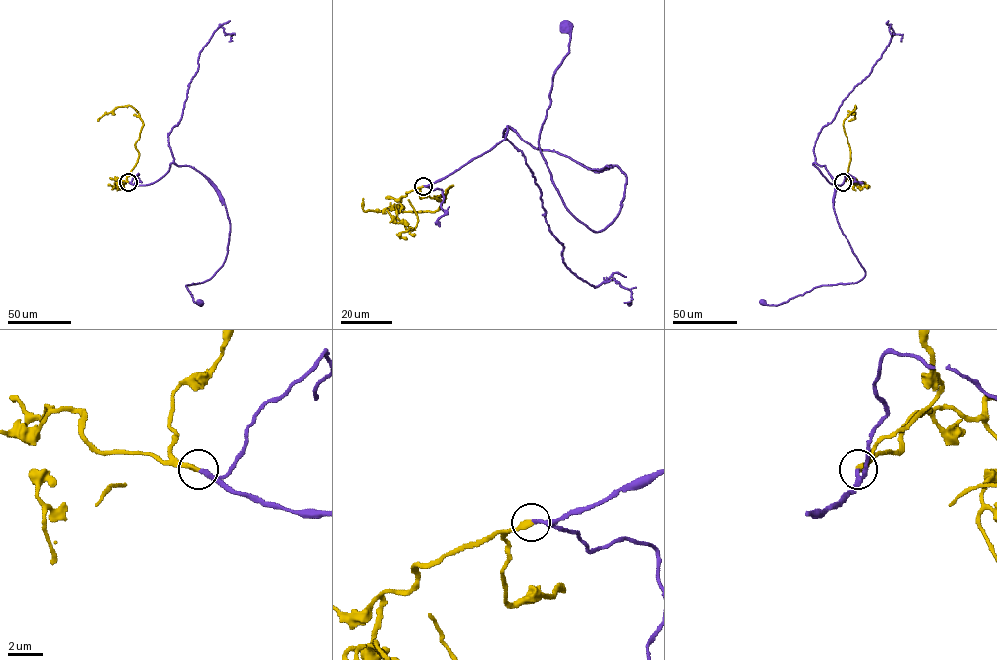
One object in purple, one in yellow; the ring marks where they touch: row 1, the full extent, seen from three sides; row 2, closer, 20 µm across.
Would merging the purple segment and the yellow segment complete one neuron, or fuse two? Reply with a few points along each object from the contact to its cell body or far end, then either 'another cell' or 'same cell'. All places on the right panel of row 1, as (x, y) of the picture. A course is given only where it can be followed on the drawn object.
course purple (843, 182), (830, 183), (813, 164), (825, 165), (832, 179), (839, 226), (864, 276), (763, 303); course yellow (843, 182), (848, 176), (850, 155), (843, 121), (855, 105), (855, 118), (848, 121); same cell

